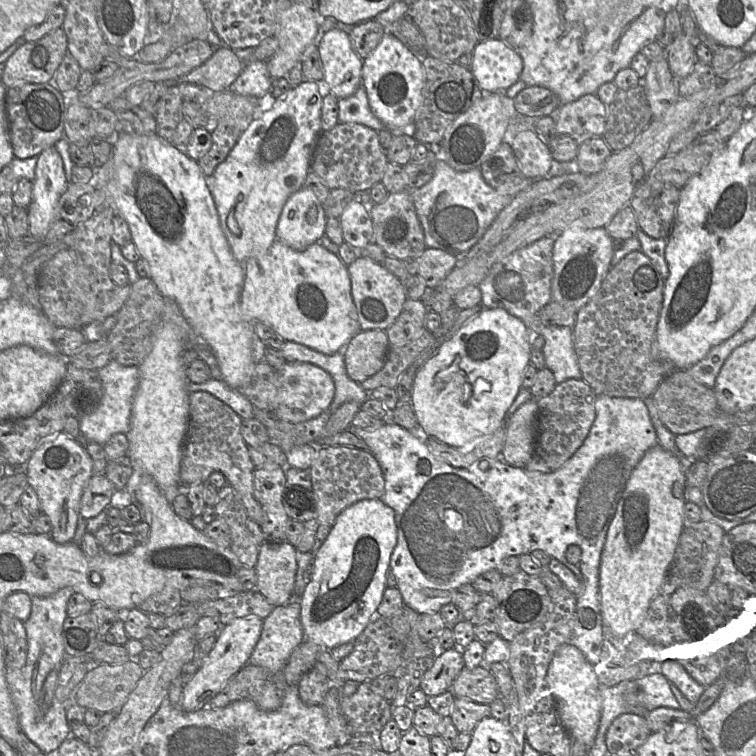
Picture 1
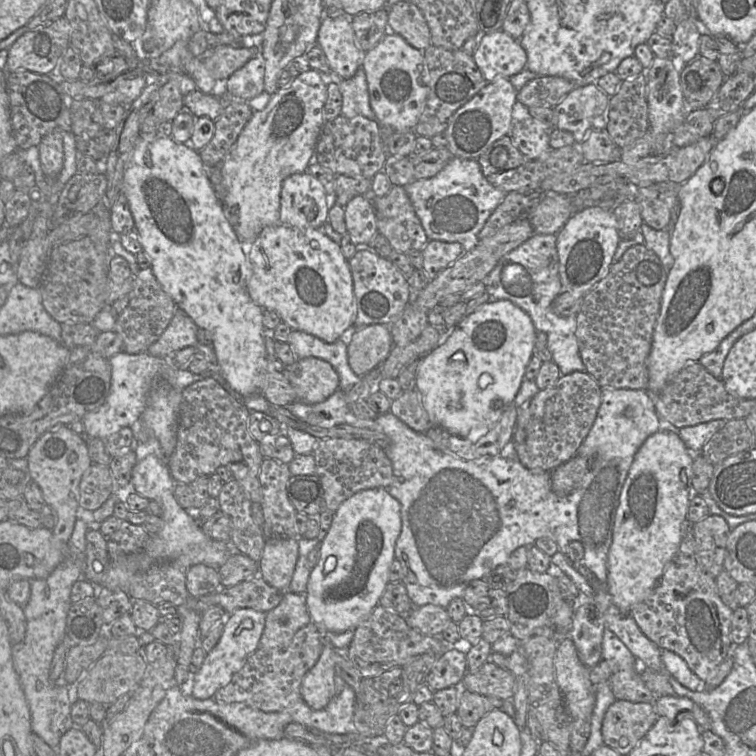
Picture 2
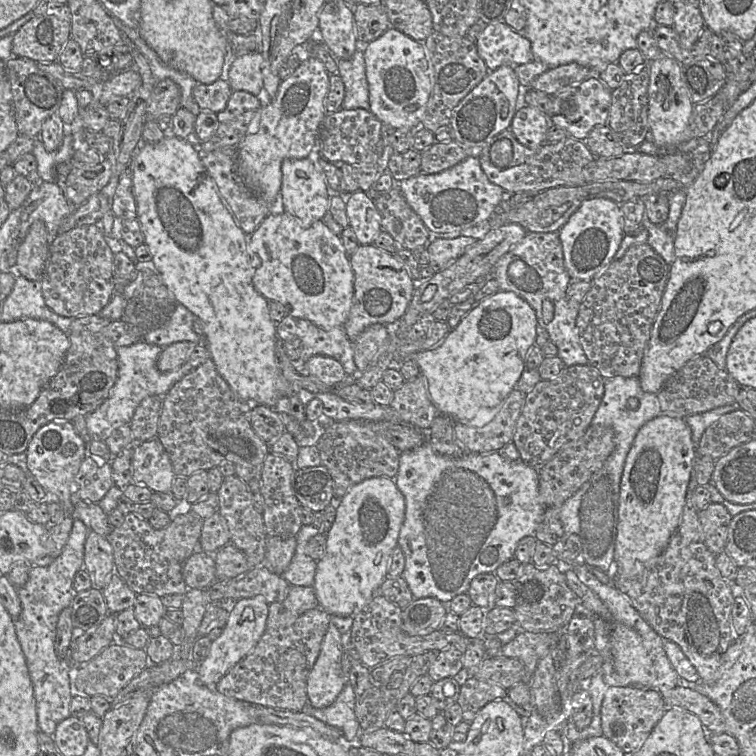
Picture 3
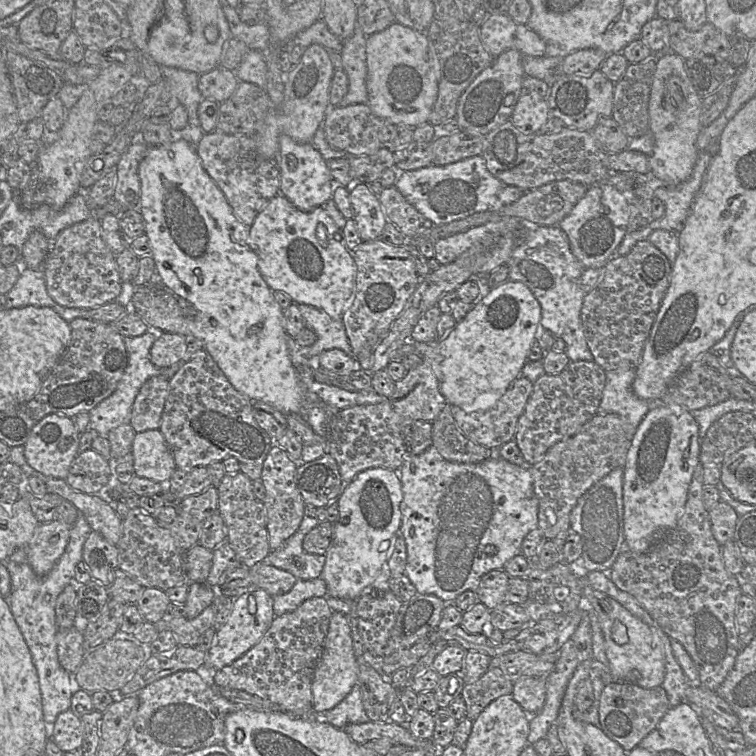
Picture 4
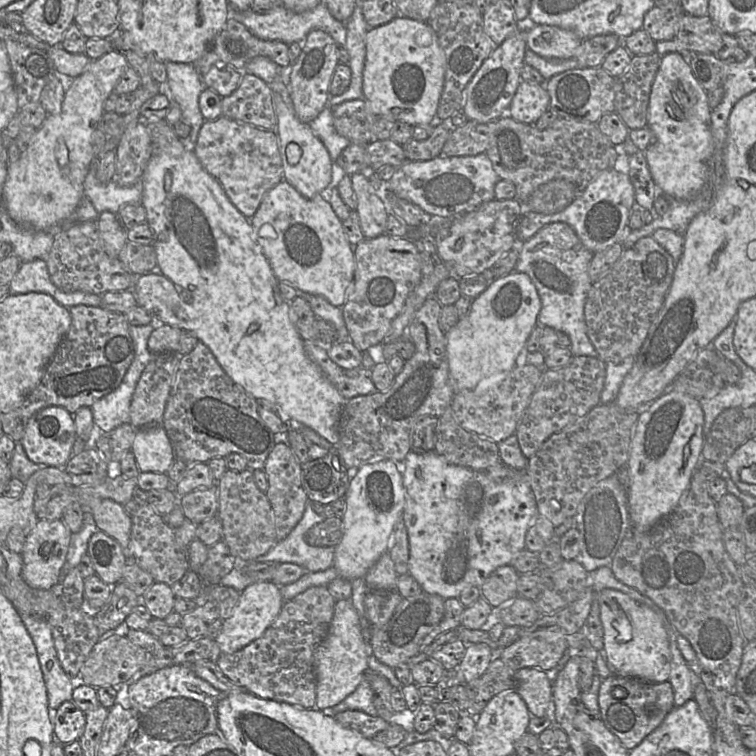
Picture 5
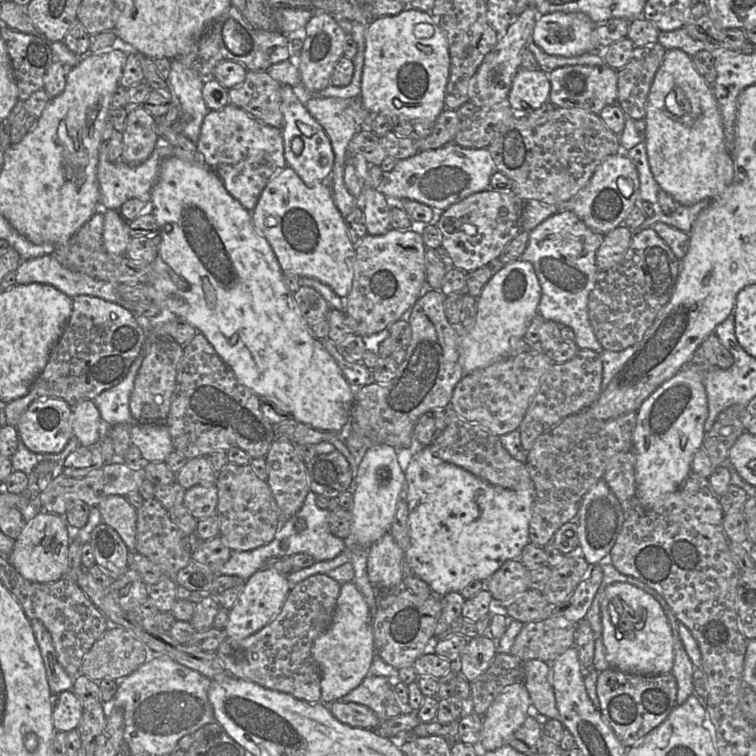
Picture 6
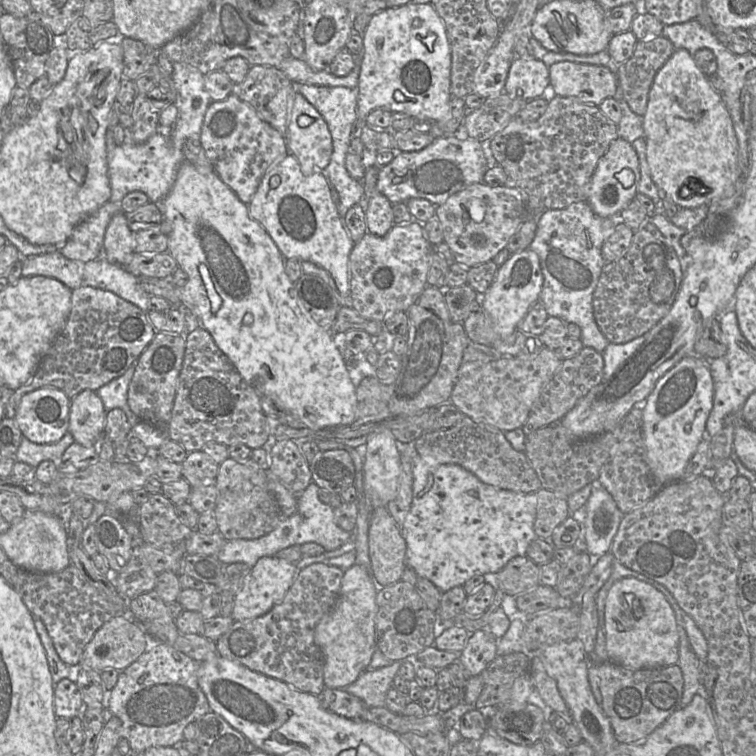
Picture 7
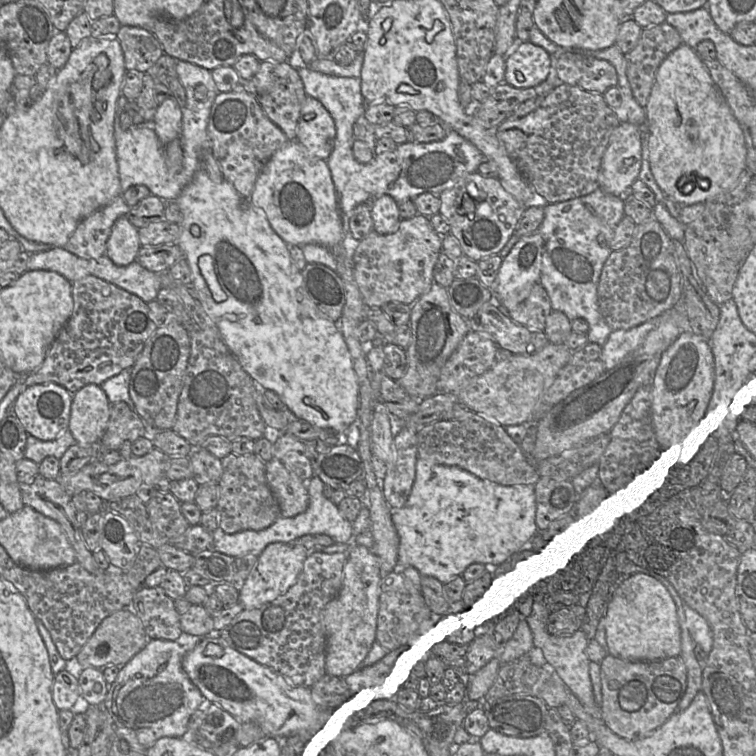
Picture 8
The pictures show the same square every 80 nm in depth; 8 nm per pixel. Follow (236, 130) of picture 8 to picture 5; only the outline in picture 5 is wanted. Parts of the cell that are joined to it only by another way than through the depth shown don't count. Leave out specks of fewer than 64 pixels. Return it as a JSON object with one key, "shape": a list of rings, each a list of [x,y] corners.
{"shape":[[[220,116],[213,121],[204,121],[194,153],[203,168],[220,183],[231,203],[249,220],[260,207],[265,194],[283,180],[275,130],[263,130]]]}

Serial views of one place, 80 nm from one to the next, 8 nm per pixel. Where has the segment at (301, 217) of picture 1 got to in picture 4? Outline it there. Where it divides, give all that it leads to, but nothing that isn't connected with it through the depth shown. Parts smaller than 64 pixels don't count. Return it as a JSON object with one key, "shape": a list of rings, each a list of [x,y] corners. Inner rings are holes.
{"shape":[[[281,135],[280,146],[280,193],[286,197],[297,209],[310,212],[317,207],[324,206],[332,199],[332,176],[327,161],[312,143],[296,143],[288,135]],[[293,154],[298,163],[296,168],[290,168],[287,156]]]}

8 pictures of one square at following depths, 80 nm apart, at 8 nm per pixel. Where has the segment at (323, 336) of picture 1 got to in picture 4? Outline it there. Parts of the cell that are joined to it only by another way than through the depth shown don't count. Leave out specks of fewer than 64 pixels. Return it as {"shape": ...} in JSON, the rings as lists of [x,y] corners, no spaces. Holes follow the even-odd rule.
{"shape":[[[279,193],[275,197],[273,197],[269,201],[269,203],[265,206],[265,208],[257,215],[249,231],[250,231],[249,245],[257,256],[259,272],[262,278],[264,279],[264,281],[266,282],[266,284],[269,286],[269,288],[272,291],[282,291],[287,295],[289,295],[293,302],[299,305],[306,304],[321,309],[334,319],[342,318],[343,313],[351,305],[355,297],[355,280],[357,275],[357,266],[355,264],[352,252],[350,252],[346,247],[343,230],[340,229],[335,224],[335,222],[327,214],[323,206],[317,207],[310,212],[304,212],[297,209],[286,197],[284,197],[281,193]],[[320,226],[325,227],[325,232],[326,232],[325,241],[319,241],[316,236],[316,230]]]}

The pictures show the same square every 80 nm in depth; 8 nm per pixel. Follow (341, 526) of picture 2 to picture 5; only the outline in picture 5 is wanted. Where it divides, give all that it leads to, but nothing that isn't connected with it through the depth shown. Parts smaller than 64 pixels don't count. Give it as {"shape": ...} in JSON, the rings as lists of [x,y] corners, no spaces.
{"shape":[[[392,460],[361,465],[350,480],[344,498],[346,510],[342,516],[342,537],[334,549],[333,567],[337,570],[338,576],[352,582],[357,578],[364,578],[381,555],[388,552],[395,524],[399,517],[403,516],[405,505],[402,473]]]}

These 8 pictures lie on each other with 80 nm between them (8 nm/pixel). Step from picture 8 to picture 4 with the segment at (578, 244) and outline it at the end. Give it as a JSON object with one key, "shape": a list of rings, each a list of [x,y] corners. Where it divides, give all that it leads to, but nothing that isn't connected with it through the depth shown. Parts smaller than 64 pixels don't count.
{"shape":[[[560,226],[532,227],[524,241],[519,242],[513,249],[507,264],[509,267],[508,280],[523,283],[533,293],[541,306],[541,326],[564,340],[566,344],[564,352],[570,361],[593,361],[594,358],[588,347],[581,320],[581,309],[586,295],[581,287],[581,276],[585,268],[572,253],[568,236]]]}

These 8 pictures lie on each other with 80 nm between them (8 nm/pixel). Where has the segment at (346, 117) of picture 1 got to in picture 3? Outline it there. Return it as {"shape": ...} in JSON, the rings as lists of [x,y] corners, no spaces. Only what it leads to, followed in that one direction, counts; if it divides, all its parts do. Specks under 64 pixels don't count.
{"shape":[[[363,47],[357,49],[351,58],[338,60],[338,74],[345,87],[342,109],[370,110]]]}

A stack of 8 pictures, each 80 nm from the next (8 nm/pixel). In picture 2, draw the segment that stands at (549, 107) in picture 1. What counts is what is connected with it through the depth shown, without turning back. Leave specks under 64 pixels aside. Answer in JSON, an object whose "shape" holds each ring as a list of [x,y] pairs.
{"shape":[[[537,76],[518,91],[517,101],[527,108],[554,108],[576,86],[574,82],[561,76]]]}

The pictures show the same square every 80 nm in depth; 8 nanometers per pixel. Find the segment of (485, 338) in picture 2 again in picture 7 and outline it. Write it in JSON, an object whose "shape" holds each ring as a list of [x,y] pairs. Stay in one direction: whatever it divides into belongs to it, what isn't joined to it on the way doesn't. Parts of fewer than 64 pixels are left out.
{"shape":[[[527,248],[512,254],[498,268],[495,278],[483,295],[483,308],[491,318],[494,332],[501,339],[510,338],[518,329],[530,308],[539,300],[543,286],[543,274],[538,255]]]}

